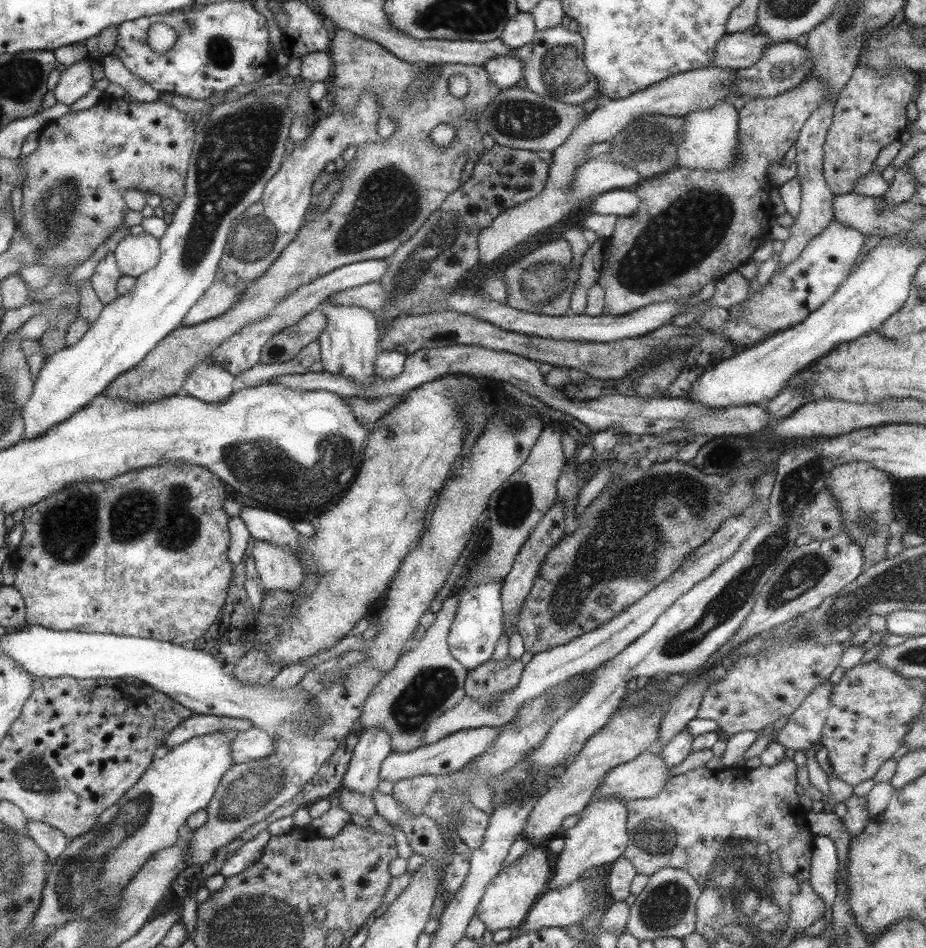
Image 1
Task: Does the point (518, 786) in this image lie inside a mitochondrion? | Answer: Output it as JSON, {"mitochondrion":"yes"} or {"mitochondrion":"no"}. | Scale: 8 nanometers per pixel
{"mitochondrion":"yes"}

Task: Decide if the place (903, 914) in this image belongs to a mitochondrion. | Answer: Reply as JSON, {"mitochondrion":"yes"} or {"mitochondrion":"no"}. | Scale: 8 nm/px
{"mitochondrion":"no"}

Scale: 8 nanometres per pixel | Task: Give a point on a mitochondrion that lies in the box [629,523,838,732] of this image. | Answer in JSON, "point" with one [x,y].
{"point":[802,573]}

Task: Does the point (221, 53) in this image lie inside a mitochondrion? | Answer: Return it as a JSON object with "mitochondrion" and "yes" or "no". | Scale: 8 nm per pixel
{"mitochondrion":"yes"}

